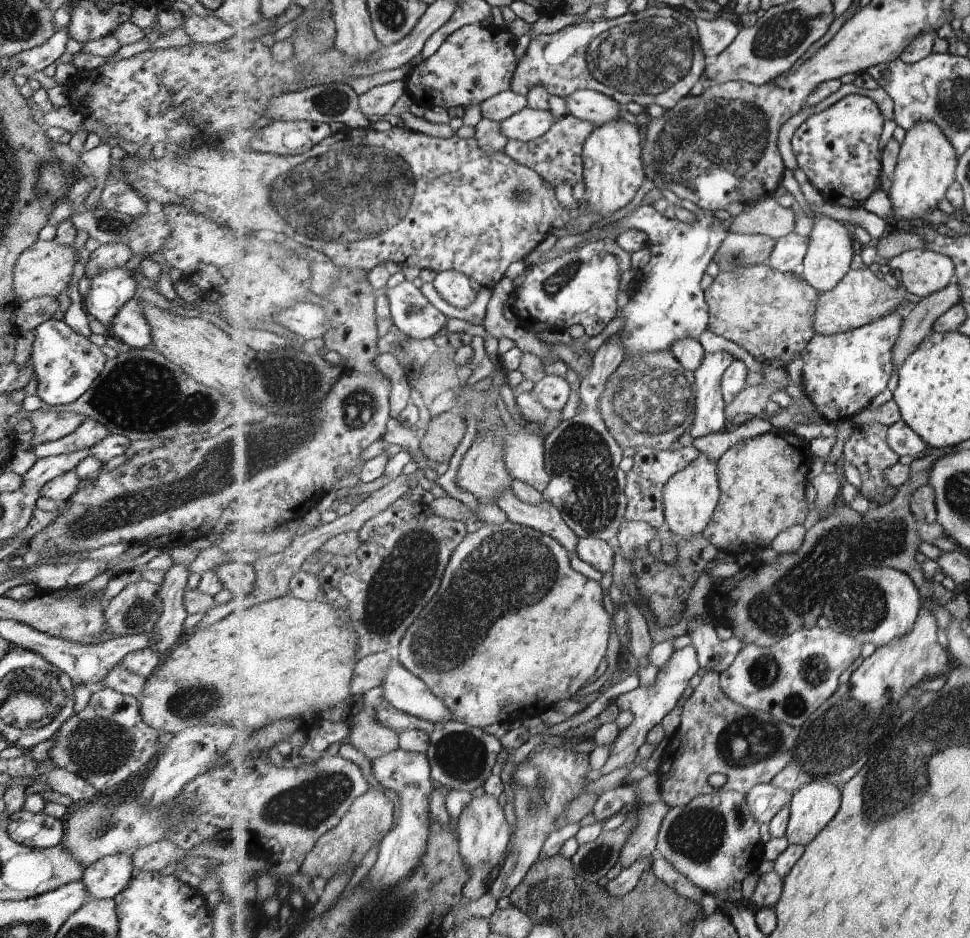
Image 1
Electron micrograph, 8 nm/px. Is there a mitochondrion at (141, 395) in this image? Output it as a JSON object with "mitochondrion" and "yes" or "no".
{"mitochondrion":"yes"}

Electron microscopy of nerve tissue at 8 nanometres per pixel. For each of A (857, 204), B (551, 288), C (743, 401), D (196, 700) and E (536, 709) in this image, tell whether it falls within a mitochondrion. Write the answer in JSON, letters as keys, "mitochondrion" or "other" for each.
{"A":"other","B":"mitochondrion","C":"other","D":"mitochondrion","E":"other"}

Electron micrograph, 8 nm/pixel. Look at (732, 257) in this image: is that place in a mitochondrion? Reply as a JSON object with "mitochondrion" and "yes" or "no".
{"mitochondrion":"yes"}

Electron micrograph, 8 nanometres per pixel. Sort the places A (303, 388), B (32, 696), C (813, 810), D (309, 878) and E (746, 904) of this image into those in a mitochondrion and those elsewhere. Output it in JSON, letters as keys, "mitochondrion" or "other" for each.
{"A":"mitochondrion","B":"mitochondrion","C":"other","D":"other","E":"other"}

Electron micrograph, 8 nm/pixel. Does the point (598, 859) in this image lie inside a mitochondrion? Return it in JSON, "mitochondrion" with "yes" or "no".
{"mitochondrion":"yes"}

